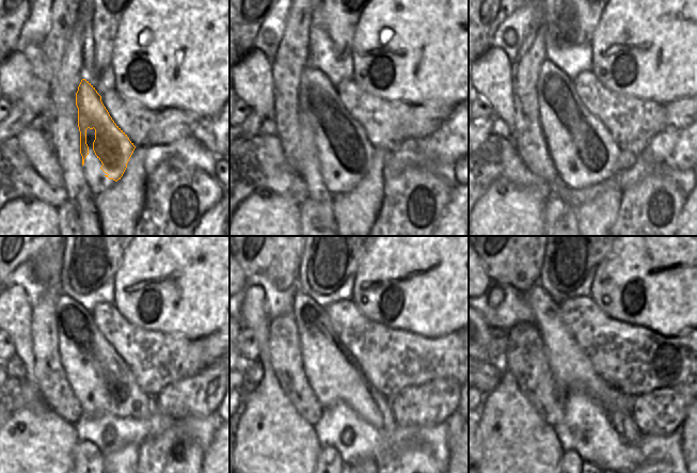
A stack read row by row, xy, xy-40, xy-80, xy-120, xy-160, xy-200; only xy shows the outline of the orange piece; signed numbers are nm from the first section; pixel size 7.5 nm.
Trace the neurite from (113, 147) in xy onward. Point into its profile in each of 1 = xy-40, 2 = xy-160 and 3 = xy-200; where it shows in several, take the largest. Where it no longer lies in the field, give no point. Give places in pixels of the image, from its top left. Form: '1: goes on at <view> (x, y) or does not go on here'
1: goes on at xy-40 (319, 101)
2: goes on at xy-160 (331, 372)
3: goes on at xy-200 (570, 366)

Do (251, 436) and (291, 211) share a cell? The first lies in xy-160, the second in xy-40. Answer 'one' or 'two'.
one

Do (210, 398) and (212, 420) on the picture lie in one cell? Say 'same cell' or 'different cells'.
different cells

